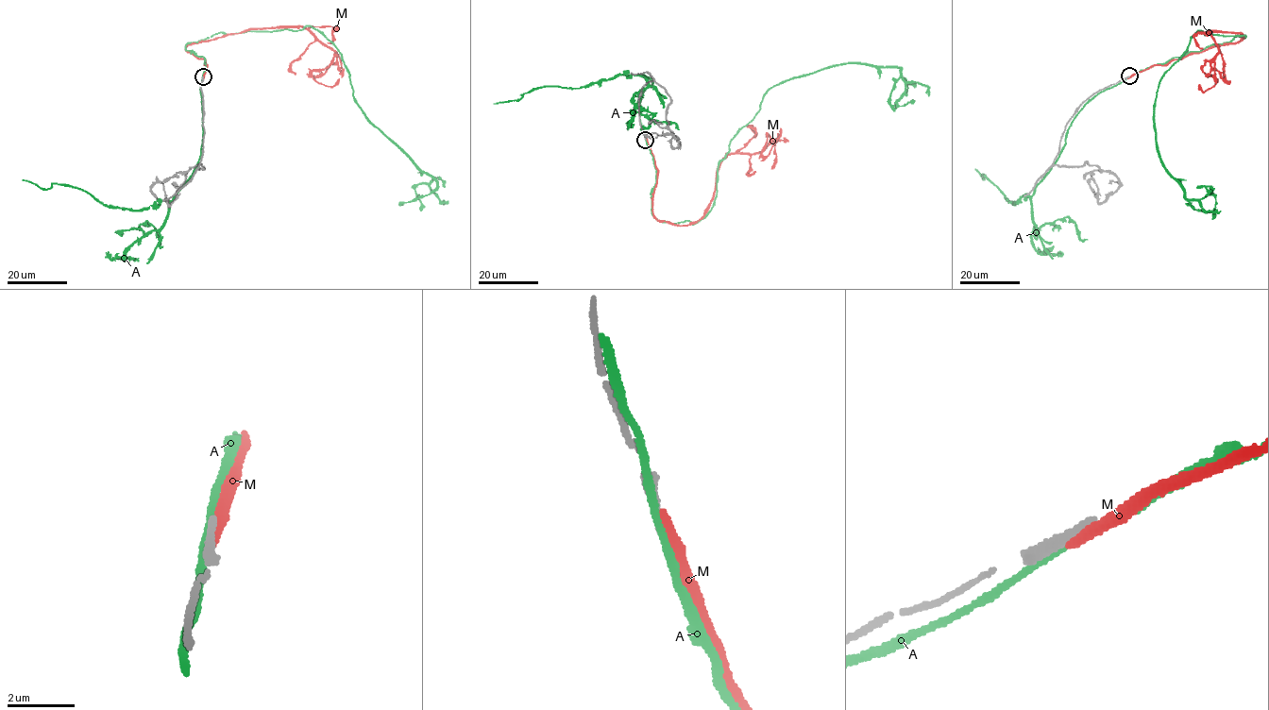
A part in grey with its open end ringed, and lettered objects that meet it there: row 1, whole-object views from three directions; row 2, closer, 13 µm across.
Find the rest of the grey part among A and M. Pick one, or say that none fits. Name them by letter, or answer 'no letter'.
no letter

